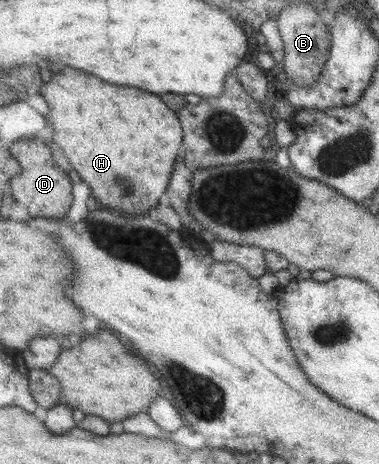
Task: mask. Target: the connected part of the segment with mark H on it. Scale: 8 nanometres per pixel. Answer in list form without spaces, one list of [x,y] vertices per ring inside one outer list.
[[[72,68],[54,74],[46,84],[42,84],[40,94],[46,100],[55,146],[104,208],[130,216],[146,215],[156,207],[168,186],[175,161],[181,158],[183,139],[176,114],[162,104],[158,96],[136,88],[106,84],[100,78]]]

